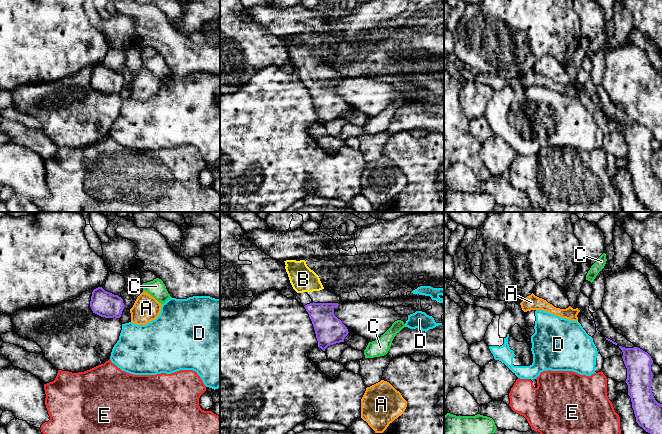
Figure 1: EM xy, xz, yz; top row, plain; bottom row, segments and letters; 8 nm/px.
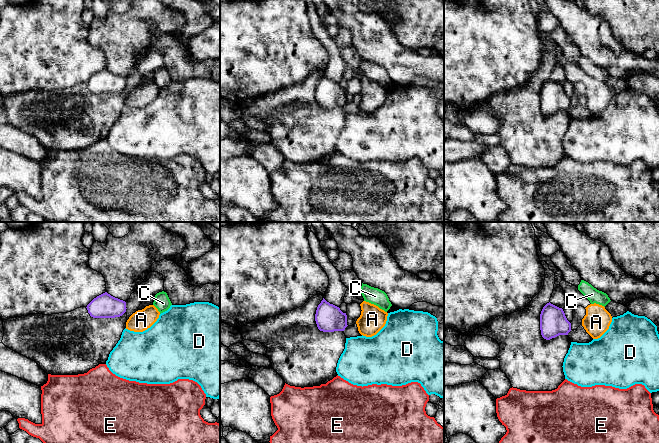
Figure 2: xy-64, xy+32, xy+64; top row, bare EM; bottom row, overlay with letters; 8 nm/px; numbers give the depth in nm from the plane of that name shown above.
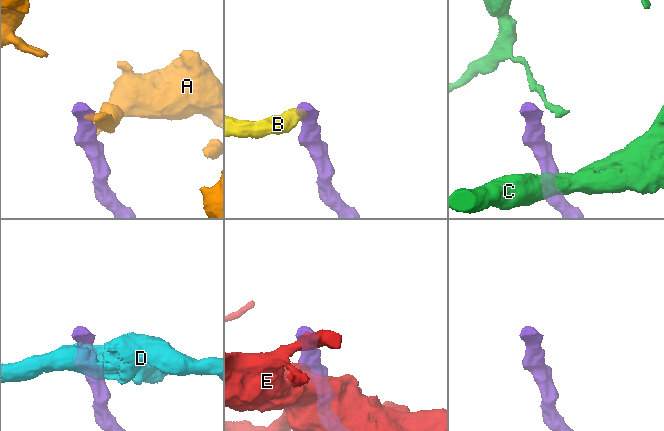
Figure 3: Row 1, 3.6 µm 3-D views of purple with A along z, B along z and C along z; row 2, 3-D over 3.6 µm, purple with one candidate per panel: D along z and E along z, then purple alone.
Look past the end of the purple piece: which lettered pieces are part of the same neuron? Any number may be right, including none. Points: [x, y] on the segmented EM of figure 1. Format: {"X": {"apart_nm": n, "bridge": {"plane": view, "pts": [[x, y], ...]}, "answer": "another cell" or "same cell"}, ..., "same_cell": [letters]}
{"A": {"apart_nm": 60, "bridge": {"plane": "xy", "pts": [[123, 308], [130, 309]]}, "answer": "another cell"}, "B": {"apart_nm": 90, "bridge": {"plane": "xz", "pts": [[313, 302], [312, 291]]}, "answer": "same cell"}, "C": {"apart_nm": 180, "bridge": {"plane": "xz", "pts": [[348, 332], [368, 343]]}, "answer": "another cell"}, "D": {"apart_nm": 60, "bridge": {"plane": "xy", "pts": [[119, 317], [122, 324]]}, "answer": "another cell"}, "E": {"apart_nm": 120, "bridge": {"plane": "yz", "pts": [[634, 413], [619, 417]]}, "answer": "another cell"}, "same_cell": ["B"]}

